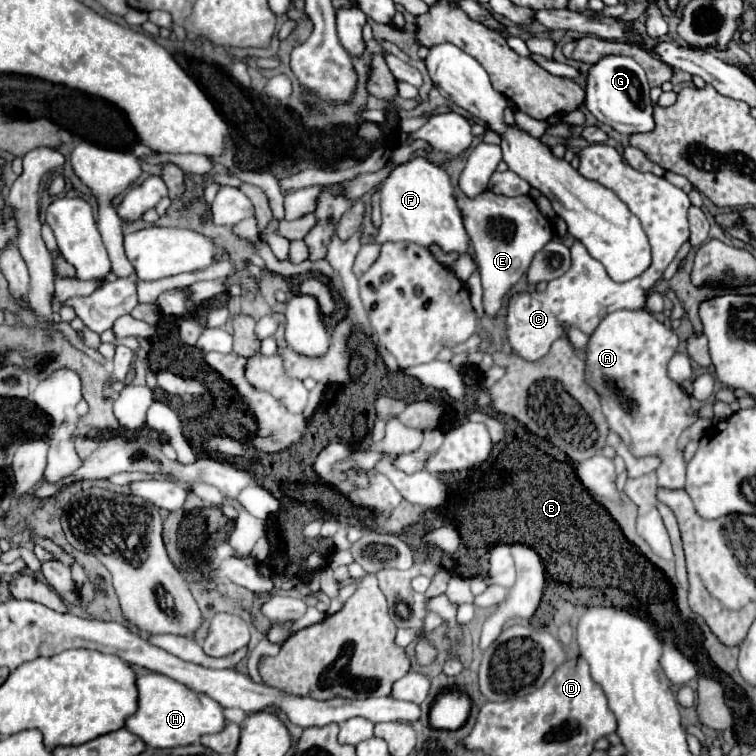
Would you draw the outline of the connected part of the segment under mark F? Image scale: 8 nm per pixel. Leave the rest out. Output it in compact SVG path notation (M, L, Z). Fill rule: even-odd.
M415 156L403 164L397 164L391 170L391 174L385 178L381 188L381 214L383 214L383 224L379 228L379 234L374 238L377 243L407 240L419 246L439 244L445 252L455 250L463 256L453 266L449 266L449 270L463 282L467 282L473 270L477 268L477 264L469 256L469 246L467 246L469 236L463 228L463 218L457 206L455 188L449 180L449 174L431 160L423 156Z

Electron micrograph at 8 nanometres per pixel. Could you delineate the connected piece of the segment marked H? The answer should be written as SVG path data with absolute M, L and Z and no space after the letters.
M147 672L137 678L139 704L137 712L125 720L125 728L139 736L149 748L175 748L197 742L203 734L219 732L225 724L223 706L219 706L213 698L193 692L187 686L157 674Z

